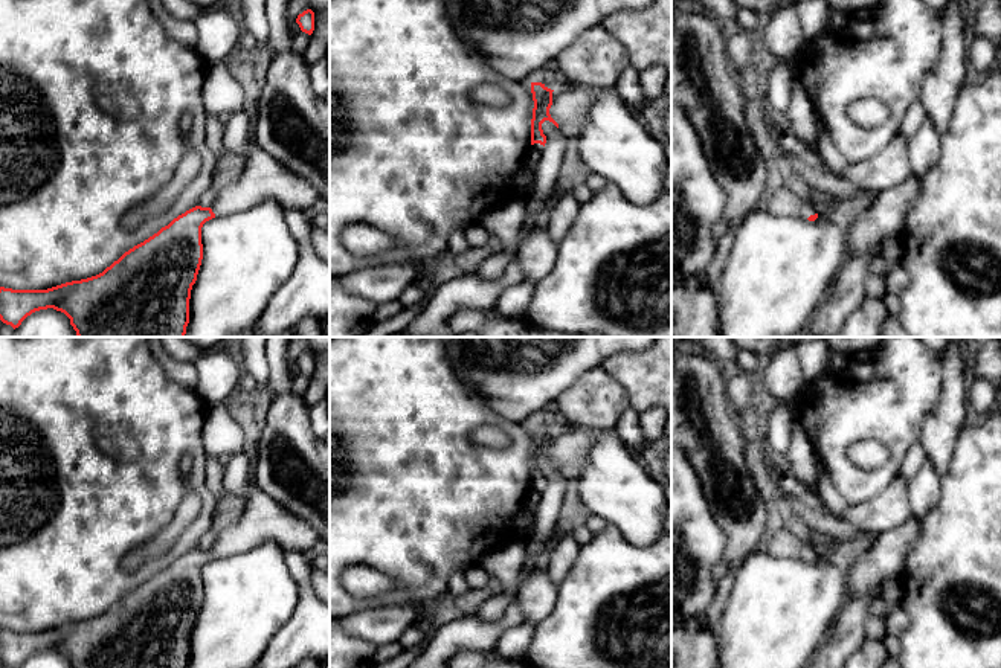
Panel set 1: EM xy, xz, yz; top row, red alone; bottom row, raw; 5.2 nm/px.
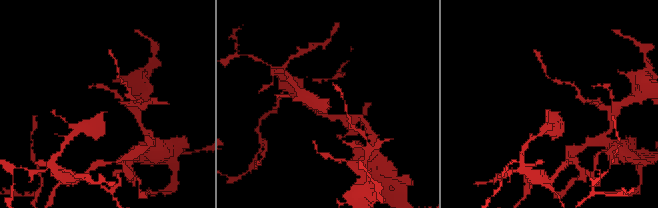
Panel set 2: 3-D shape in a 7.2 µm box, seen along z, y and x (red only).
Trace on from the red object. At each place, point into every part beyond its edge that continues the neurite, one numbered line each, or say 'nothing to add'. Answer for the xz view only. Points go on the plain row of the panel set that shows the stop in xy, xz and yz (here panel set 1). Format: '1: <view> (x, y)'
1: xz (569, 449)

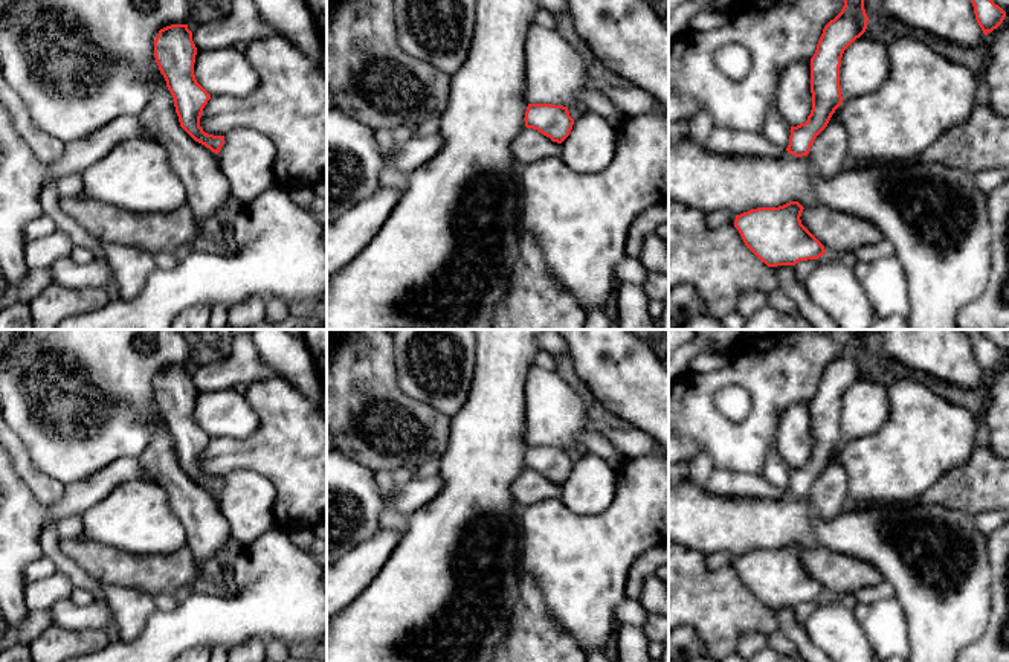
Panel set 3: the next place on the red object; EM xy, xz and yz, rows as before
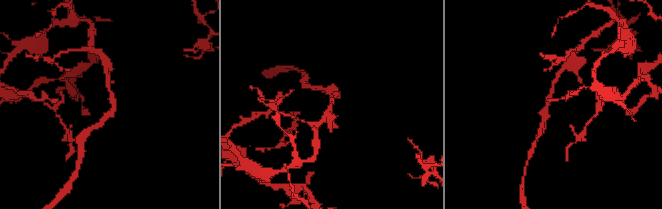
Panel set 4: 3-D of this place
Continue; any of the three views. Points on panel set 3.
1: xy (208, 531)

